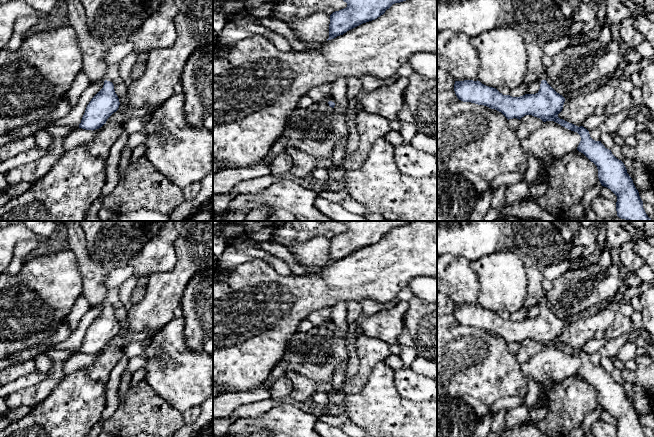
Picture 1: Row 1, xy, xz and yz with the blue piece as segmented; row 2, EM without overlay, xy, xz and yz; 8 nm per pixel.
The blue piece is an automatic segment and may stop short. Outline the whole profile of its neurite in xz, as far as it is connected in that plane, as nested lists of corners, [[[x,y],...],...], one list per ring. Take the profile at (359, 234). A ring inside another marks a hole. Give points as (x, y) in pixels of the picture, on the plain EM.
[[[336,221],[347,227],[347,231],[330,239],[329,262],[334,263],[347,255],[385,237],[393,228],[411,221]]]

